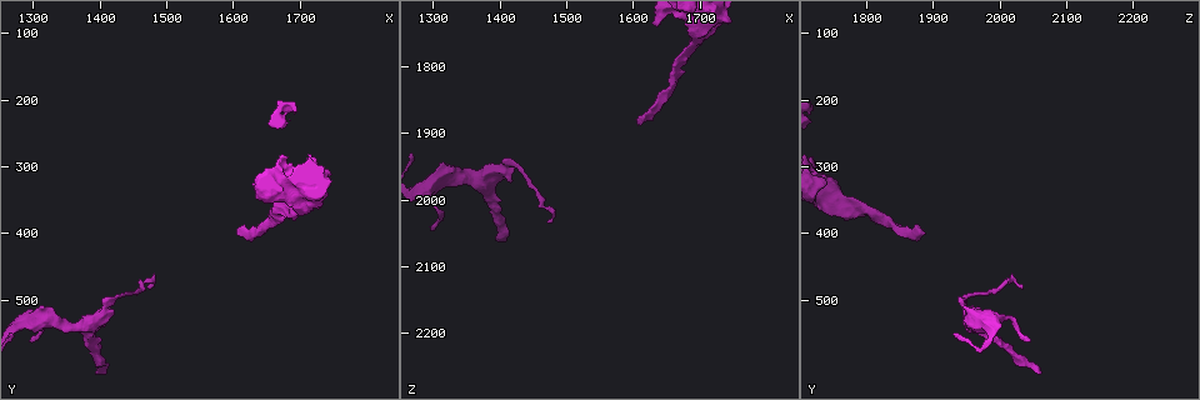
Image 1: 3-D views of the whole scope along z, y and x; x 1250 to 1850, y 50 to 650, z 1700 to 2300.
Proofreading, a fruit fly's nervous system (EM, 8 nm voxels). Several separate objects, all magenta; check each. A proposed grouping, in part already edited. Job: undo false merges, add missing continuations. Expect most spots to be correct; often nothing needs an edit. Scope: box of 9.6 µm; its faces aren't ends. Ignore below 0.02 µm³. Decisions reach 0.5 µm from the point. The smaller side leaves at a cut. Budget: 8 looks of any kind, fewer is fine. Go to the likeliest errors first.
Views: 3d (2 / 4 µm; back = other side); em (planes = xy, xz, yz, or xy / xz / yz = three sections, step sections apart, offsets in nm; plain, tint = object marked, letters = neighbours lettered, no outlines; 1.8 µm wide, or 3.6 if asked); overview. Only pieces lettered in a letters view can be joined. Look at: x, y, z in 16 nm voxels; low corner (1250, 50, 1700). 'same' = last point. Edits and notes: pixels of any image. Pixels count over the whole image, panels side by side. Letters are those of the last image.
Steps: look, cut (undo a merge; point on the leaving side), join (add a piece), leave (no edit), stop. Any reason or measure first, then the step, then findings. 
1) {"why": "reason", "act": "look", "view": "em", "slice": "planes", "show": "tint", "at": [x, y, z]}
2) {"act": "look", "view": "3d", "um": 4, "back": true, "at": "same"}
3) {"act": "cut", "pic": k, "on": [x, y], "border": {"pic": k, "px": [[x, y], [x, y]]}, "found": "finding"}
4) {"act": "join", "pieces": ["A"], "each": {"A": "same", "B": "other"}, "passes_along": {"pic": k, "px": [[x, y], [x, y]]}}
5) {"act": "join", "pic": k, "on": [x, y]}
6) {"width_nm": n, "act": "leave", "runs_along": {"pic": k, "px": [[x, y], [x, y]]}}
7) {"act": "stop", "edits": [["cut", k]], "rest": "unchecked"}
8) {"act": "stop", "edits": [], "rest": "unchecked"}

{"why": "free end", "act": "look", "view": "3d", "um": 2, "at": [1405, 610, 2060]}

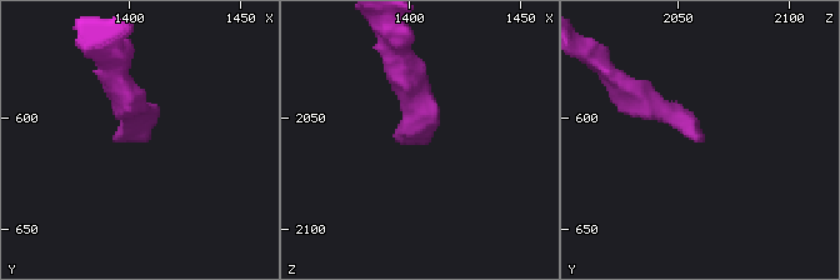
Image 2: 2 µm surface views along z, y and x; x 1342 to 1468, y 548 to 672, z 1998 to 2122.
{"why": "need the tissue", "act": "look", "view": "em", "slice": "planes", "show": "letters", "at": [1407, 610, 2062]}

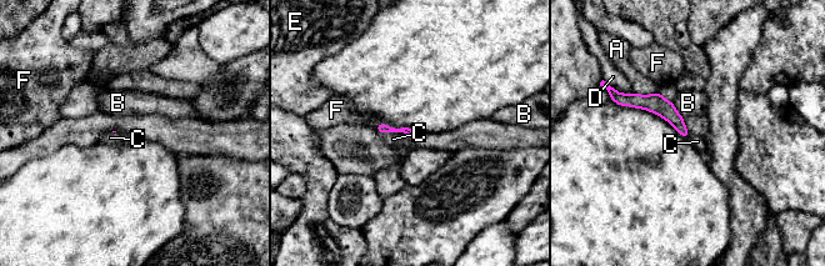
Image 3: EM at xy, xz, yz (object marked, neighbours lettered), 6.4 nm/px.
{"act": "join", "pieces": ["C"], "each": {"A": "other", "B": "other", "C": "same", "D": "other", "E": "other", "F": "other"}, "passes_along": {"pic": 3, "px": [[383, 128], [398, 131], [393, 139]]}, "found": "it goes on there"}

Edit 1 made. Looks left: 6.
{"act": "look", "view": "overview"}

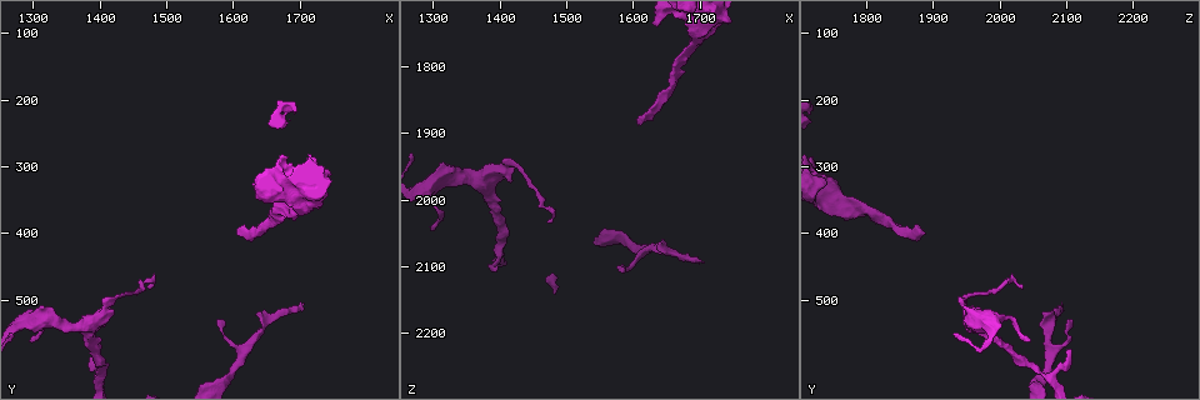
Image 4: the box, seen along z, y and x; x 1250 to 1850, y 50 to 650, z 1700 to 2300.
{"why": "free end", "act": "look", "view": "3d", "um": 2, "back": true, "at": [1605, 395, 1880]}

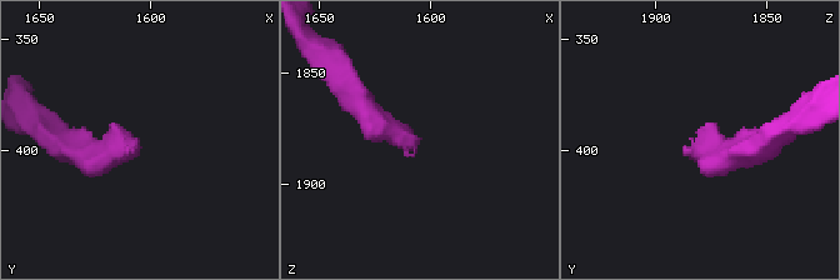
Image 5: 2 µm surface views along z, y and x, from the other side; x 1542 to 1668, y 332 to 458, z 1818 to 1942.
{"act": "look", "view": "em", "slice": "yz", "step": 8, "show": "tint", "at": [1607, 396, 1878]}

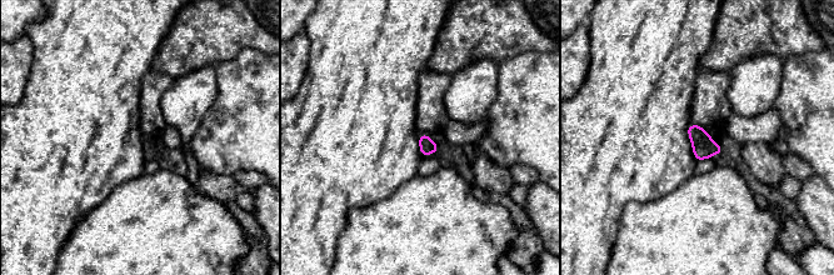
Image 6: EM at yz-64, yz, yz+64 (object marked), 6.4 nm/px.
{"act": "look", "view": "em", "slice": "planes", "show": "letters", "at": "same"}

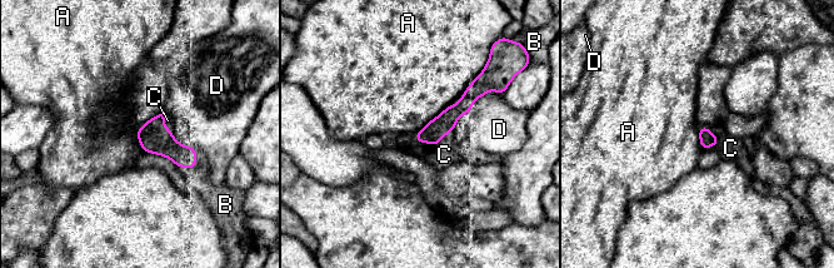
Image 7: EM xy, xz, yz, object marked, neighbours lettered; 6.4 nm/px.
{"act": "join", "pieces": ["C"], "each": {"A": "other", "B": "other", "C": "same", "D": "other"}, "found": "the cell continues"}

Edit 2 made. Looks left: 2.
{"act": "stop", "edits": [["join", 3], ["join", 7]], "rest": "unchecked"}

